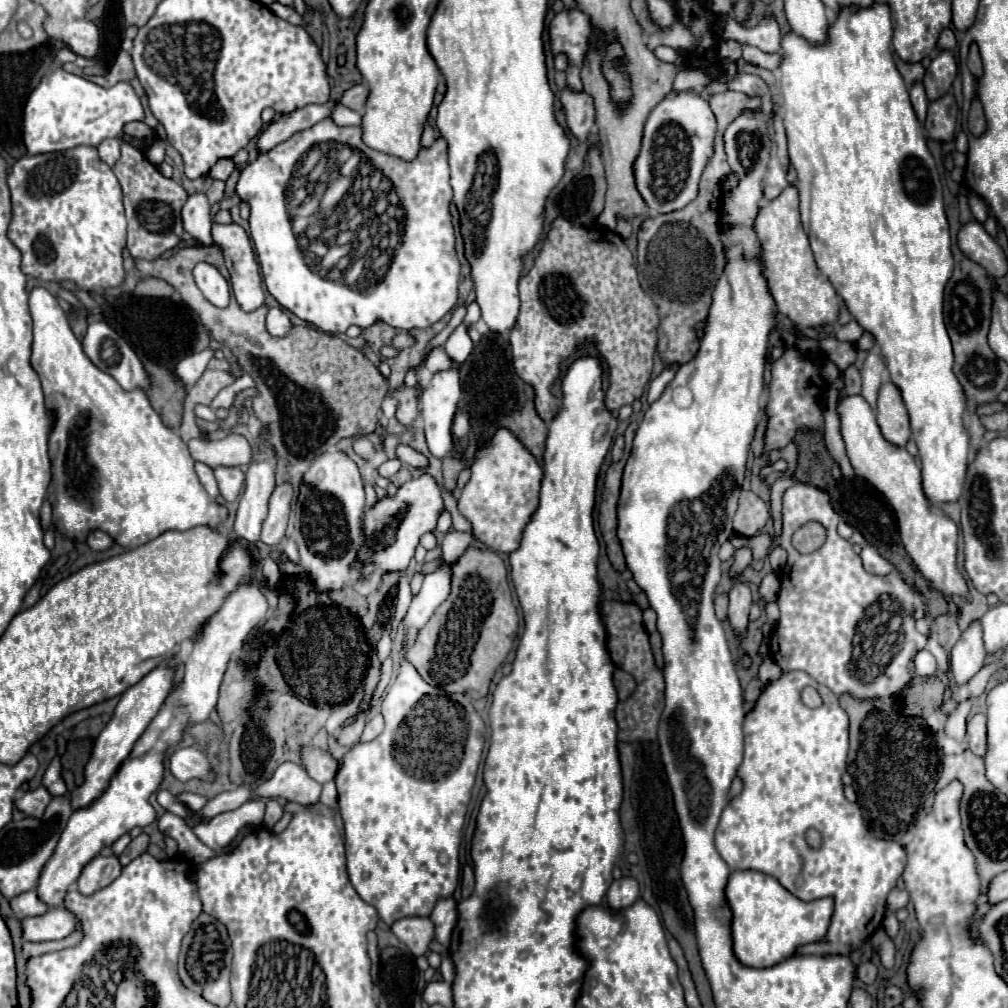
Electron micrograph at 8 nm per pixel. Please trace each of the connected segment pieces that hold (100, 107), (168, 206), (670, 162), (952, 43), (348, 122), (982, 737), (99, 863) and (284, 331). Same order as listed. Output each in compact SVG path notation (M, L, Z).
M63 68L43 76L41 84L33 90L25 104L23 142L29 154L61 152L75 146L97 146L105 138L115 138L123 132L123 124L143 120L139 96L127 82L111 88L93 84L81 76L69 74Z
M121 144L121 158L113 166L113 172L123 188L123 206L127 216L127 250L133 258L153 260L163 252L175 248L181 240L181 208L187 200L187 192L181 184L165 178L159 168L155 168L143 152L131 144Z
M685 90L681 94L669 94L645 122L643 148L635 160L635 184L645 204L653 214L665 214L687 206L697 196L697 184L701 172L713 152L715 116L709 104Z
M945 28L945 30L941 32L937 46L939 46L939 50L941 50L941 48L945 48L945 50L953 50L953 48L957 46L957 40L955 40L955 34L953 34L951 28Z
M335 104L333 112L331 112L331 120L337 126L359 126L361 124L361 114L345 108L343 104Z
M975 714L969 722L967 722L967 738L969 738L969 750L979 756L985 758L987 754L987 728L985 728L985 714Z
M95 856L81 872L77 888L83 896L91 896L97 890L105 888L119 876L119 860L115 856Z
M283 311L281 320L277 320L277 322L267 322L267 330L269 330L271 336L279 336L279 338L283 338L283 336L287 336L287 334L291 332L291 328L293 328L293 324L287 314Z

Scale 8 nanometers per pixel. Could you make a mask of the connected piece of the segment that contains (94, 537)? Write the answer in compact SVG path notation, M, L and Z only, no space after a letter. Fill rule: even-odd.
M91 530L89 536L87 536L87 544L89 544L89 548L93 548L93 550L107 550L107 548L113 544L113 538L111 538L107 532Z

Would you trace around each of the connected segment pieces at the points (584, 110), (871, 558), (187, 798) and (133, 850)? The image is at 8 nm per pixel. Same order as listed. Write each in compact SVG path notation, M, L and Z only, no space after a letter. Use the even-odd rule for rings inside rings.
M565 88L561 92L561 102L567 114L567 126L571 134L575 134L579 140L587 140L591 126L595 124L593 98L583 90L575 92L571 88Z
M865 546L861 550L861 560L863 560L863 566L869 574L875 574L875 576L887 576L889 572L893 572L893 566L877 552L875 546Z
M189 792L179 794L177 800L179 800L181 804L185 804L189 810L201 810L201 808L205 806L205 802L207 802L203 796L199 796L199 794L189 794Z
M143 832L143 834L139 834L137 838L131 840L131 844L127 846L127 850L121 856L123 856L123 860L125 860L125 856L139 856L147 850L147 846L149 846L149 836Z

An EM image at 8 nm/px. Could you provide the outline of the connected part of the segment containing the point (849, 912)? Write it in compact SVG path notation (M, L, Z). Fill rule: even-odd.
M785 672L775 682L769 682L761 692L755 708L743 720L744 755L737 770L743 782L743 790L723 810L721 822L715 832L715 848L733 870L759 870L773 876L803 902L833 898L835 910L827 936L823 940L803 944L797 948L803 956L851 956L871 934L881 926L885 916L887 894L895 888L905 864L907 850L891 840L881 840L869 834L863 824L859 806L849 806L843 794L841 776L845 772L845 760L849 750L849 719L839 706L837 696L805 672ZM805 686L817 688L823 698L821 708L809 708L801 702L801 690ZM815 828L821 832L821 848L811 848L805 840L805 832Z

